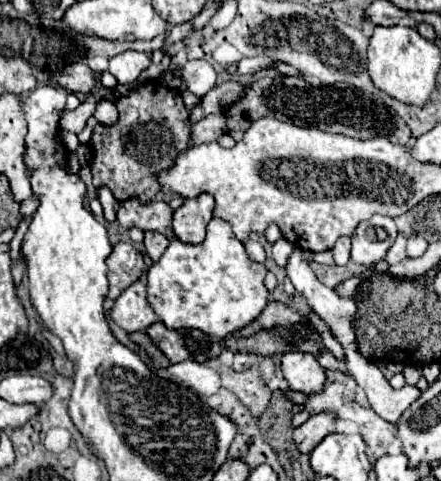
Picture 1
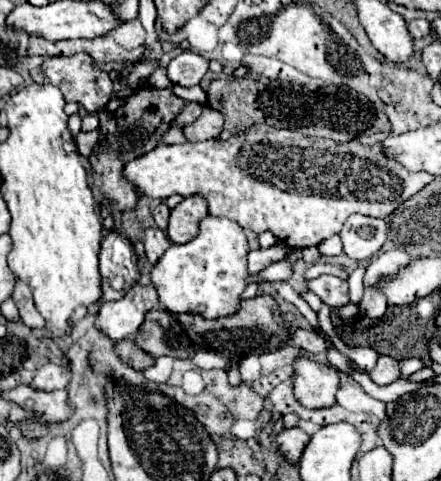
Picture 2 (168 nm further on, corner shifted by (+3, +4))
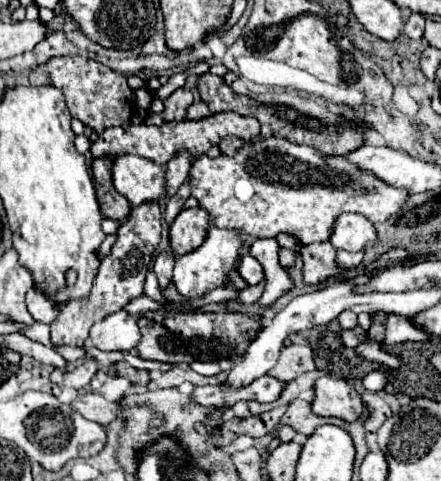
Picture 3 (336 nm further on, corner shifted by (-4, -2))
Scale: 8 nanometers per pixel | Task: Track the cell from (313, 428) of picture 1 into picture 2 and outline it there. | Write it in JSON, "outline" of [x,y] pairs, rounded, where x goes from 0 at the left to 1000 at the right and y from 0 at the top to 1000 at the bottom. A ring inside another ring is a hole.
{"outline":[[[662,888],[662,892],[639,892],[630,900],[630,925],[635,925],[635,938],[644,942],[644,950],[658,958],[658,963],[671,963],[680,950],[685,950],[685,938],[689,929],[698,925],[703,917],[703,904],[694,896],[685,896],[680,888]]]}

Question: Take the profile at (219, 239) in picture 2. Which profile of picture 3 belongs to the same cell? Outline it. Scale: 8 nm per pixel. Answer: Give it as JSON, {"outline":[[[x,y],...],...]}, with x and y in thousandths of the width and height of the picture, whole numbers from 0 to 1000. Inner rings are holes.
{"outline":[[[474,472],[465,505],[442,522],[401,534],[401,543],[397,543],[392,588],[401,593],[406,609],[415,617],[451,617],[469,605],[483,605],[488,597],[501,597],[515,584],[519,563],[542,551],[542,514],[546,514],[542,484],[533,484],[524,476]]]}

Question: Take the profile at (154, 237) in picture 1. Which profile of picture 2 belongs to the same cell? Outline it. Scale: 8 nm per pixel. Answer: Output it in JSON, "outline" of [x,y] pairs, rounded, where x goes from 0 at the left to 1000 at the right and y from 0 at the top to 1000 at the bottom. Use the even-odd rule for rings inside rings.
{"outline":[[[345,472],[345,476],[331,476],[331,489],[327,489],[327,514],[331,514],[331,534],[336,543],[349,551],[363,530],[385,514],[385,497],[376,493],[376,484],[358,472]]]}

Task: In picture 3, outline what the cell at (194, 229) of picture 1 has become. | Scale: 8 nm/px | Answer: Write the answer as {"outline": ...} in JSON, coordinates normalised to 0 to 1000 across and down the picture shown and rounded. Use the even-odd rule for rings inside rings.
{"outline":[[[460,430],[415,435],[383,472],[388,522],[397,530],[420,530],[456,514],[474,476],[474,443]]]}

